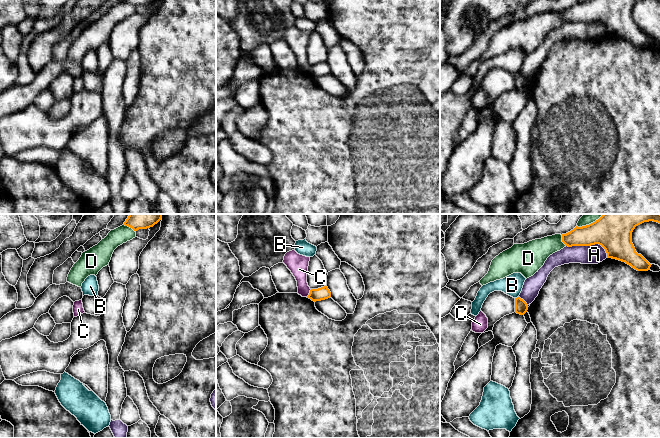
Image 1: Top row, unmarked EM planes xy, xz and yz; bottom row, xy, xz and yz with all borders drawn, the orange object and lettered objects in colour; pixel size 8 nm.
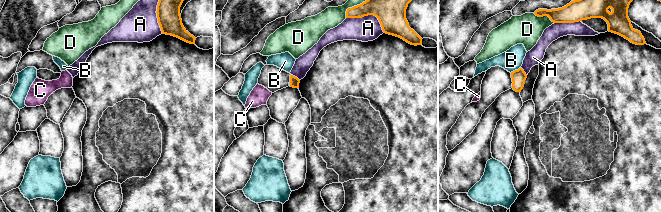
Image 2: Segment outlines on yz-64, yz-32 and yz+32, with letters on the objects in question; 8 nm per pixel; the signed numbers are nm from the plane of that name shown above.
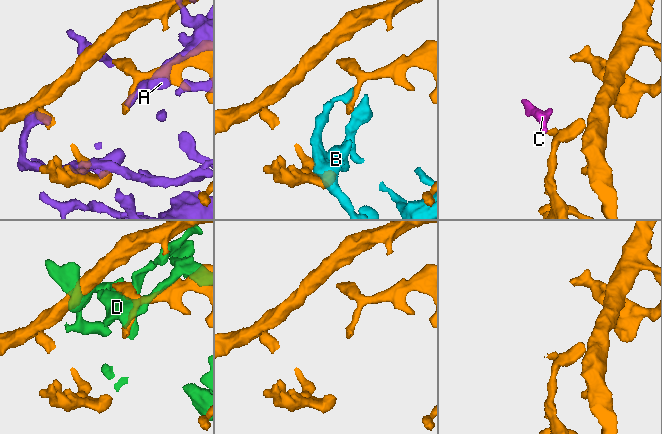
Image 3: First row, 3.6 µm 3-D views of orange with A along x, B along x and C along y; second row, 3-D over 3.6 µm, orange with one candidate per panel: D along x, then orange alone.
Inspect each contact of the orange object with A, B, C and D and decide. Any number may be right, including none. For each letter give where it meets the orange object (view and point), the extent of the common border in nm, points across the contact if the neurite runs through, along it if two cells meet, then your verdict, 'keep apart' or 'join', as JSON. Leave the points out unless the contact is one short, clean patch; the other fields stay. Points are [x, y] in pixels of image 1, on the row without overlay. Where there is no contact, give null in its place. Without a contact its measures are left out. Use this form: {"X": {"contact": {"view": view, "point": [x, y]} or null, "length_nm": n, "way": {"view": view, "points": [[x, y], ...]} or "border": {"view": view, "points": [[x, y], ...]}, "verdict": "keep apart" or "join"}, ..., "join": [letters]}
{"A": {"contact": {"view": "yz", "point": [589, 21]}, "length_nm": 340, "verdict": "keep apart"}, "B": {"contact": {"view": "yz", "point": [517, 73]}, "length_nm": 30, "verdict": "keep apart"}, "C": {"contact": {"view": "xz", "point": [309, 69]}, "length_nm": 80, "border": {"view": "xz", "points": [[311, 65], [306, 72]]}, "verdict": "keep apart"}, "D": {"contact": {"view": "yz", "point": [562, 16]}, "length_nm": 100, "verdict": "keep apart"}, "join": []}

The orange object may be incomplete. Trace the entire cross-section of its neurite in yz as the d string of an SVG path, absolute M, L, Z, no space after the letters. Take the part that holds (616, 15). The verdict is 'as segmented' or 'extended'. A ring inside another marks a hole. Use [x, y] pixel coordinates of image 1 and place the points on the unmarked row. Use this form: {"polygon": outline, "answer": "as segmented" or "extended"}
{"polygon": "M589 0L576 2L562 10L562 18L568 22L601 21L608 34L630 41L637 47L650 46L651 40L635 26L632 8L640 0Z", "answer": "as segmented"}

